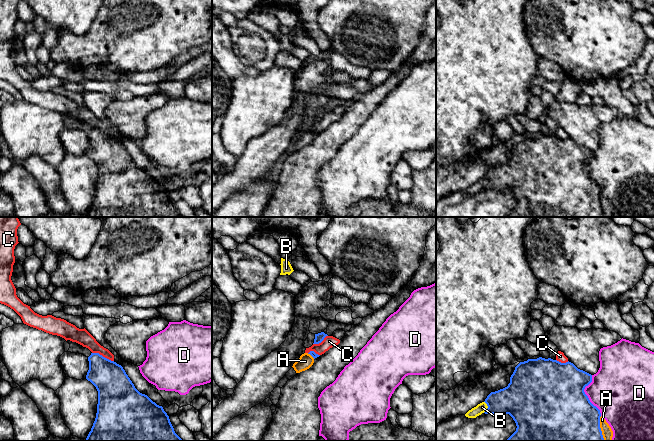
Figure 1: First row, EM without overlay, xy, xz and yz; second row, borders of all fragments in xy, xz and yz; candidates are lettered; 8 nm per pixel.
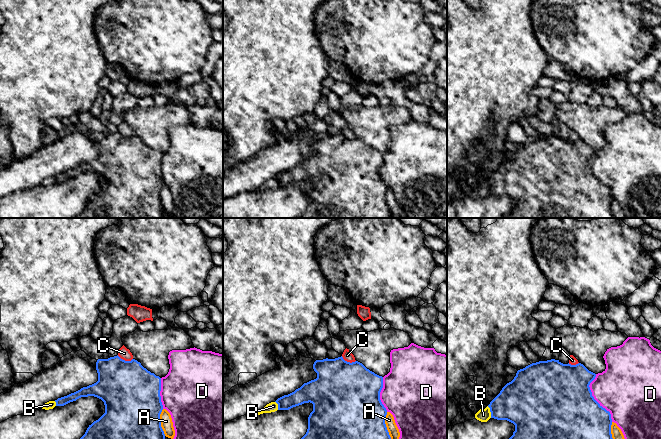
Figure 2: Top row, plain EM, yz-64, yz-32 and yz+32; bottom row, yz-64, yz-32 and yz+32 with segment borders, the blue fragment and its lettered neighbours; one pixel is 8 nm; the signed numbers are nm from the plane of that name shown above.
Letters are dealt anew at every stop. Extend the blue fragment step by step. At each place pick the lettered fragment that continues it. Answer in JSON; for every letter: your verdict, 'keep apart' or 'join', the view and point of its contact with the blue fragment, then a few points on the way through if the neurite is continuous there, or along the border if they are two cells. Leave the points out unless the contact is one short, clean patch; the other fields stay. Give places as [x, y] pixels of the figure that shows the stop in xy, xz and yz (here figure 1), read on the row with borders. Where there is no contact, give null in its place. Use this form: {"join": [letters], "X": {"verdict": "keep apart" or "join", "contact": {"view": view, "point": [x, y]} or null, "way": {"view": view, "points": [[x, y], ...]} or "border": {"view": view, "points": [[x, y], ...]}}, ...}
{"join": [], "A": {"verdict": "keep apart", "contact": {"view": "yz", "point": [600, 428]}}, "B": {"verdict": "keep apart", "contact": {"view": "yz", "point": [488, 407]}}, "C": {"verdict": "keep apart", "contact": {"view": "xy", "point": [102, 356]}, "border": {"view": "xy", "points": [[92, 352], [98, 352], [113, 361]]}}, "D": {"verdict": "keep apart", "contact": {"view": "yz", "point": [586, 395]}}}

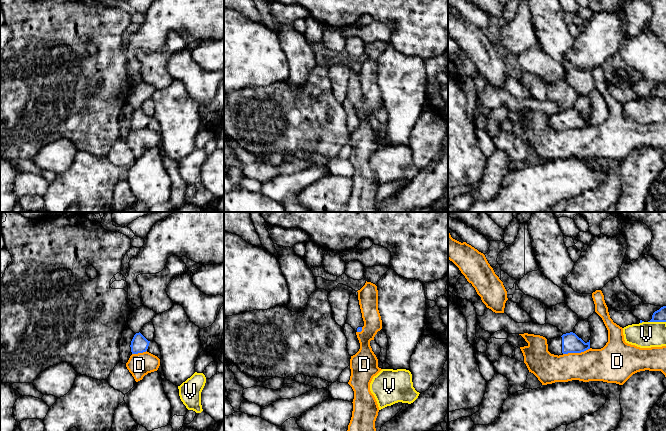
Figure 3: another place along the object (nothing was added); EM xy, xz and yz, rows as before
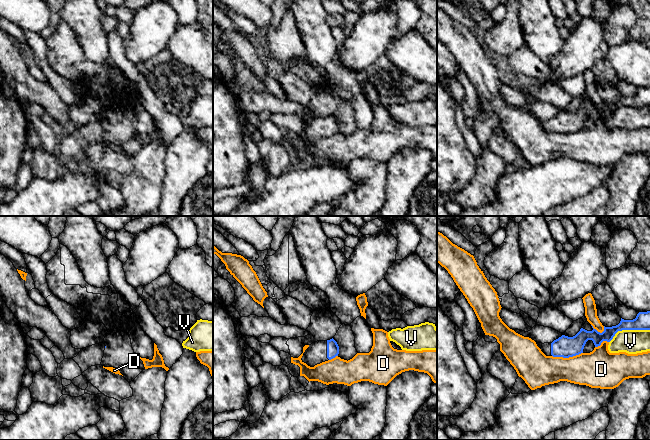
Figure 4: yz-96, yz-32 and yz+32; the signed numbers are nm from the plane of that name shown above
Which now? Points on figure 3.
{"join": [], "D": {"verdict": "keep apart", "contact": {"view": "yz", "point": [576, 352]}}, "V": {"verdict": "keep apart", "contact": {"view": "yz", "point": [657, 321]}, "border": {"view": "yz", "points": [[648, 321], [665, 322]]}}}

